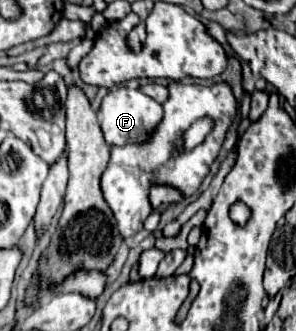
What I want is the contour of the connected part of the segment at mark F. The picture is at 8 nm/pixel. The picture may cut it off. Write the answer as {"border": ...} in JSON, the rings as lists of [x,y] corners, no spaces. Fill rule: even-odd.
{"border":[[[119,87],[117,91],[109,91],[107,97],[101,103],[101,109],[97,113],[101,131],[105,135],[107,145],[127,145],[127,143],[145,143],[149,135],[157,129],[159,121],[163,119],[163,107],[145,95],[139,89],[129,89],[129,87]]]}

